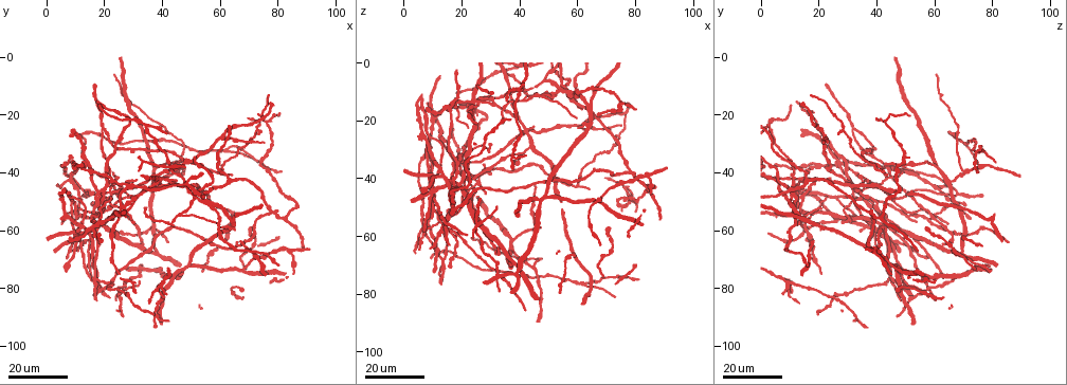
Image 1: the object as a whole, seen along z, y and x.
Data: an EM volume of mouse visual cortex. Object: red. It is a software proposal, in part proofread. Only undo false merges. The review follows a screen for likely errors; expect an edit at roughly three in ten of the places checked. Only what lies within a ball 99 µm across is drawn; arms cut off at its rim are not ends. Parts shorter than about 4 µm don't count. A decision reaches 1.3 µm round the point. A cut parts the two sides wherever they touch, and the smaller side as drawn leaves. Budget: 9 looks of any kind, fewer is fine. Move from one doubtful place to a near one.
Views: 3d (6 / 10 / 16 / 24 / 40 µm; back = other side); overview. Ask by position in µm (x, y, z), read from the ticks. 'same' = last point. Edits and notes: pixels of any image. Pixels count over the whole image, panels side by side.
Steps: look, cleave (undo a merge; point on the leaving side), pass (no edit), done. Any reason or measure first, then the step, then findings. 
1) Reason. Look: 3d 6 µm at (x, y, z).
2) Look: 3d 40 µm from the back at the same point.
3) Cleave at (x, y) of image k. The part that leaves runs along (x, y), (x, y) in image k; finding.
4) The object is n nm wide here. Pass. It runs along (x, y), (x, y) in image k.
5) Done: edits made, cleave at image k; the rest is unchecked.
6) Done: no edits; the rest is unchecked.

Small branch off a trunk. Look: 3d 16 µm at (62, 32, 77).

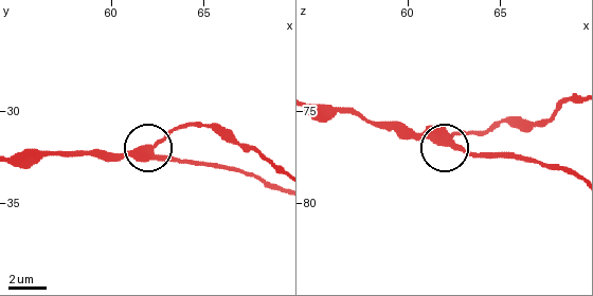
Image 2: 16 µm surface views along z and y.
Look: 3d 10 µm at (62.2, 32.0, 76.6).

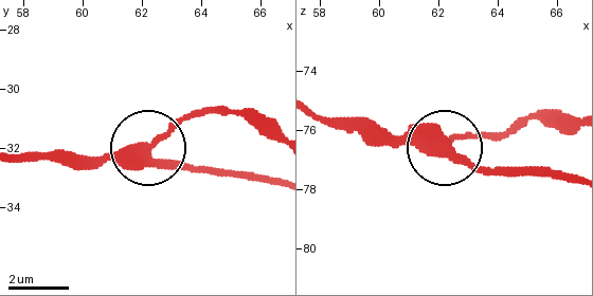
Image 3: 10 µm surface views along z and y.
The object is 340 nm wide here. Pass. All the same cell.

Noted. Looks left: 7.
Look: 3d 24 µm at (85, 68, 39).

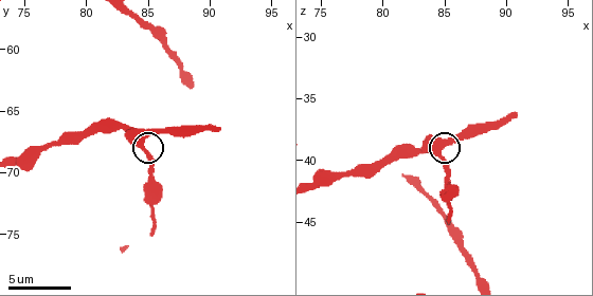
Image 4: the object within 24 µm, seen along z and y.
Look: 3d 10 µm at (84.4, 67.6, 39.2).

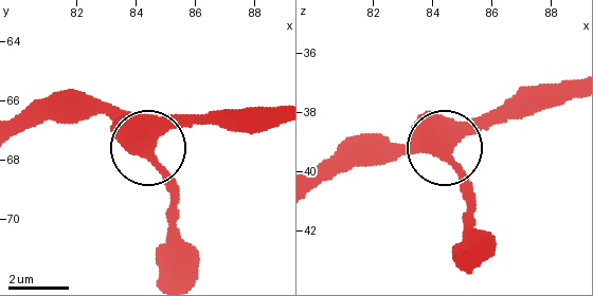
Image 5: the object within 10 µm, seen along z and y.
The side arm is 7 µm long. Pass. It runs along (318, 183), (356, 166), (447, 148), (498, 108) in image 5; continuous, no second cell.

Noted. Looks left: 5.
Two arms in line, one across. Look: 3d 16 µm at (47, 54, 12).

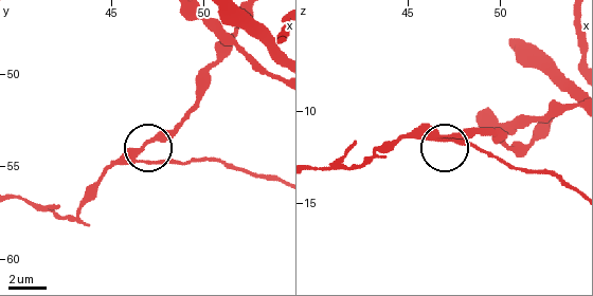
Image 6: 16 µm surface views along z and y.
Look: 3d 10 µm at (46.4, 54.4, 11.4).

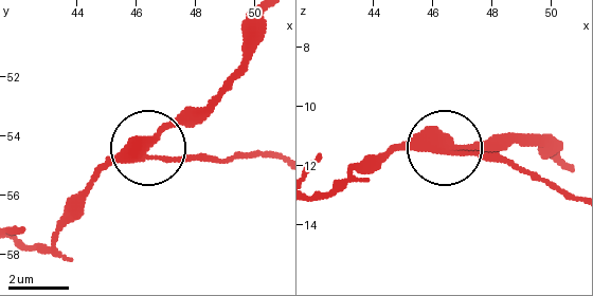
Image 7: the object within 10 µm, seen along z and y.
The object is 310 nm wide here. Cleave at (178, 156) of image 7. The part that leaves runs along (133, 163), (161, 155), (275, 158) in image 7; a second cell is stuck on.

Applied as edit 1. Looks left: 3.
Four-way junction. Look: 3d 16 µm at (56, 51, 10).

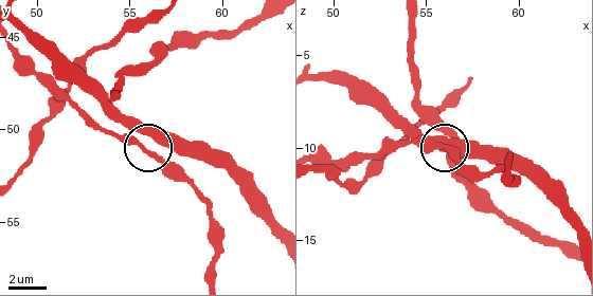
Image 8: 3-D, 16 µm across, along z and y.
Closer look. Look: 3d 10 µm at (55.4, 50.5, 9.7).

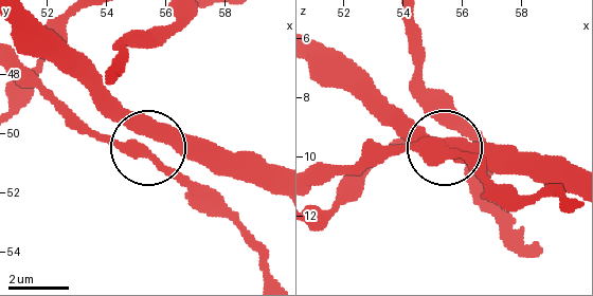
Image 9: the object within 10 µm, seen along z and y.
Pass. All the same cell.

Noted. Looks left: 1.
Done: edits made, cleave at image 7; the rest is unchecked.

